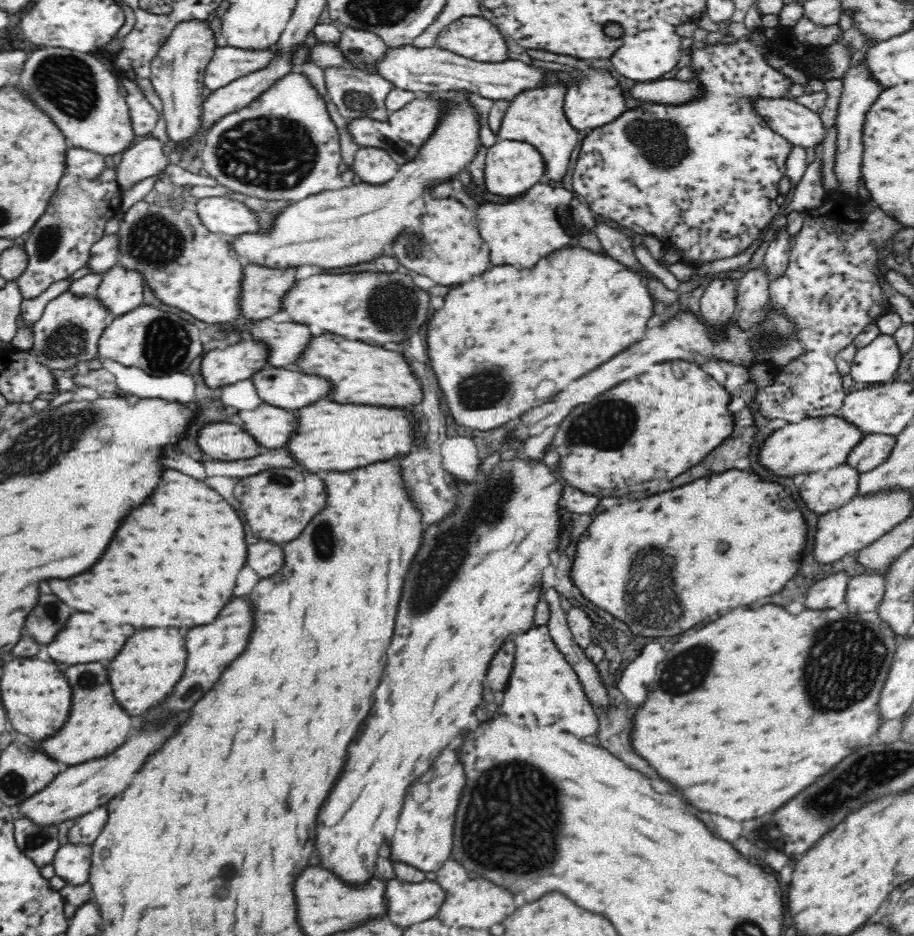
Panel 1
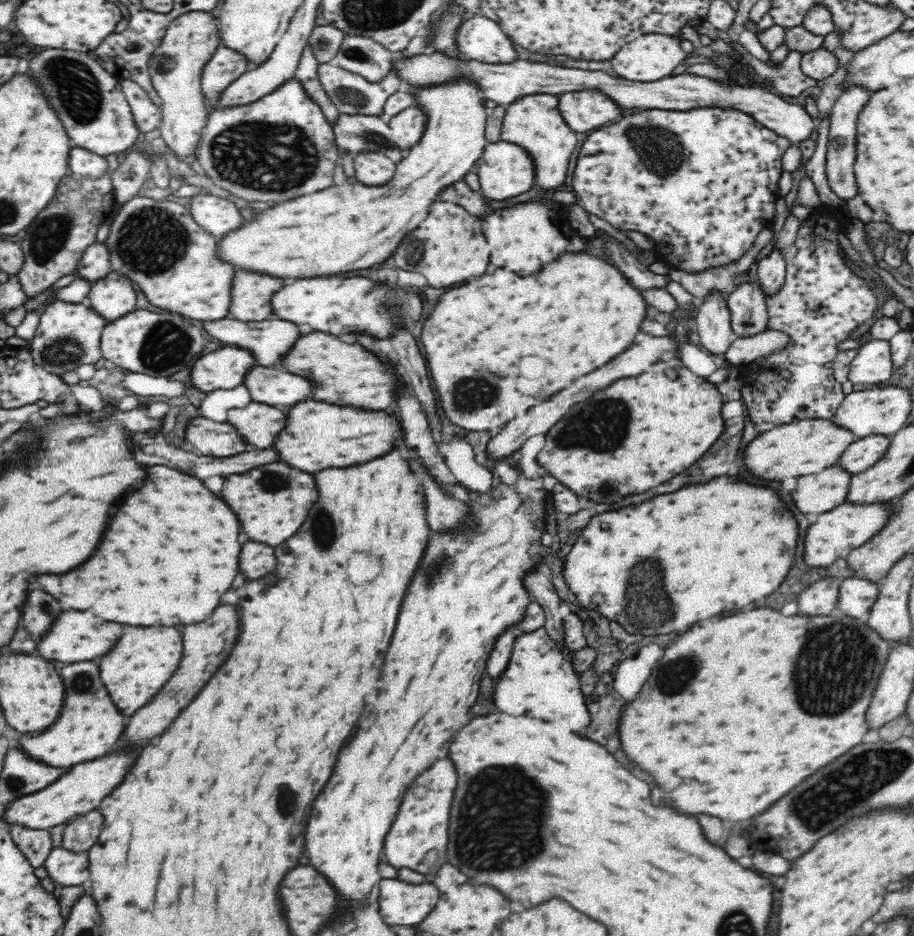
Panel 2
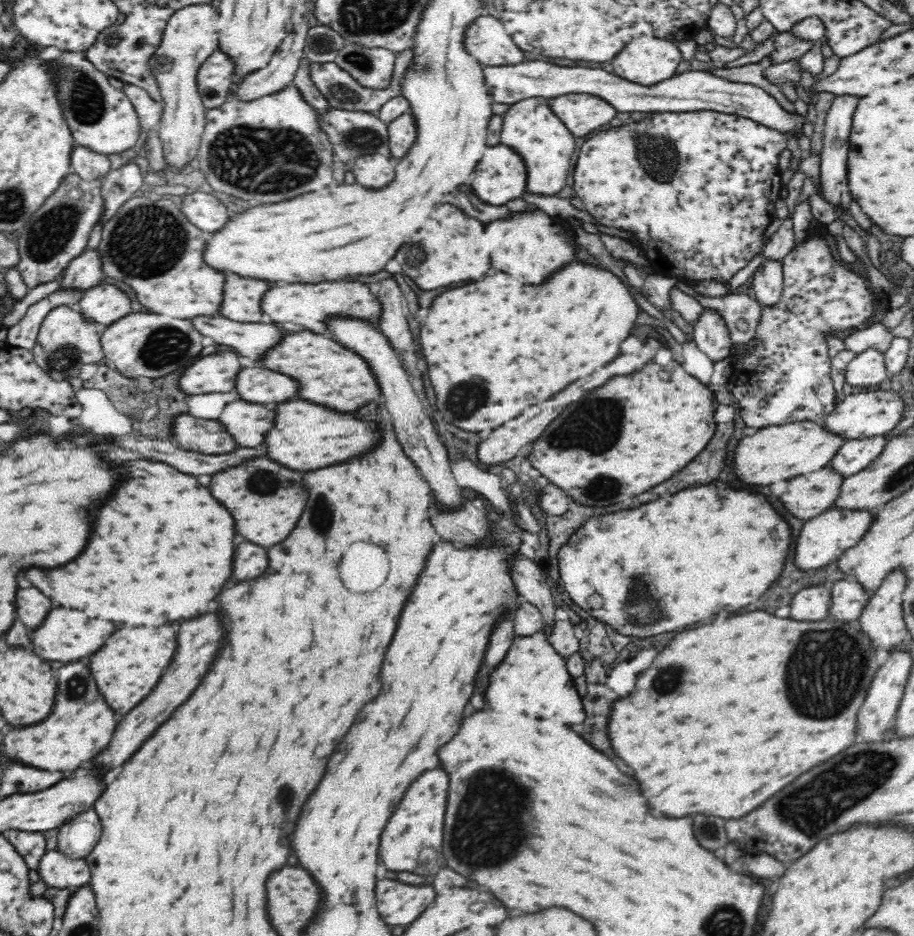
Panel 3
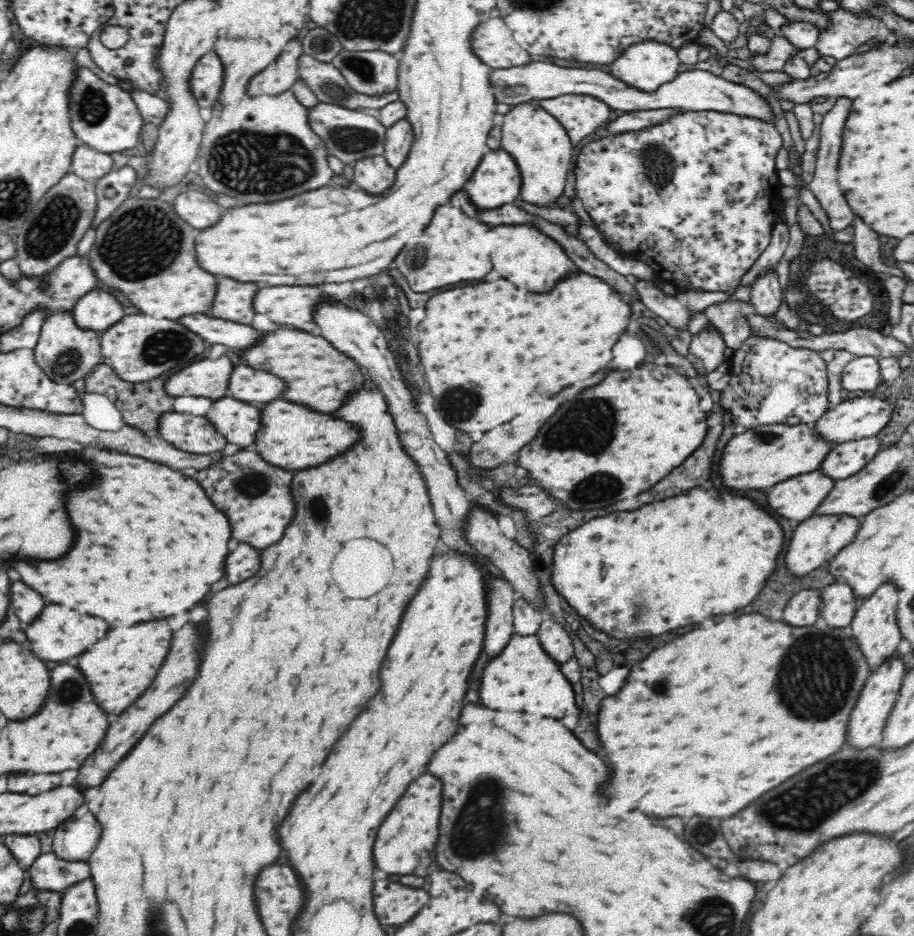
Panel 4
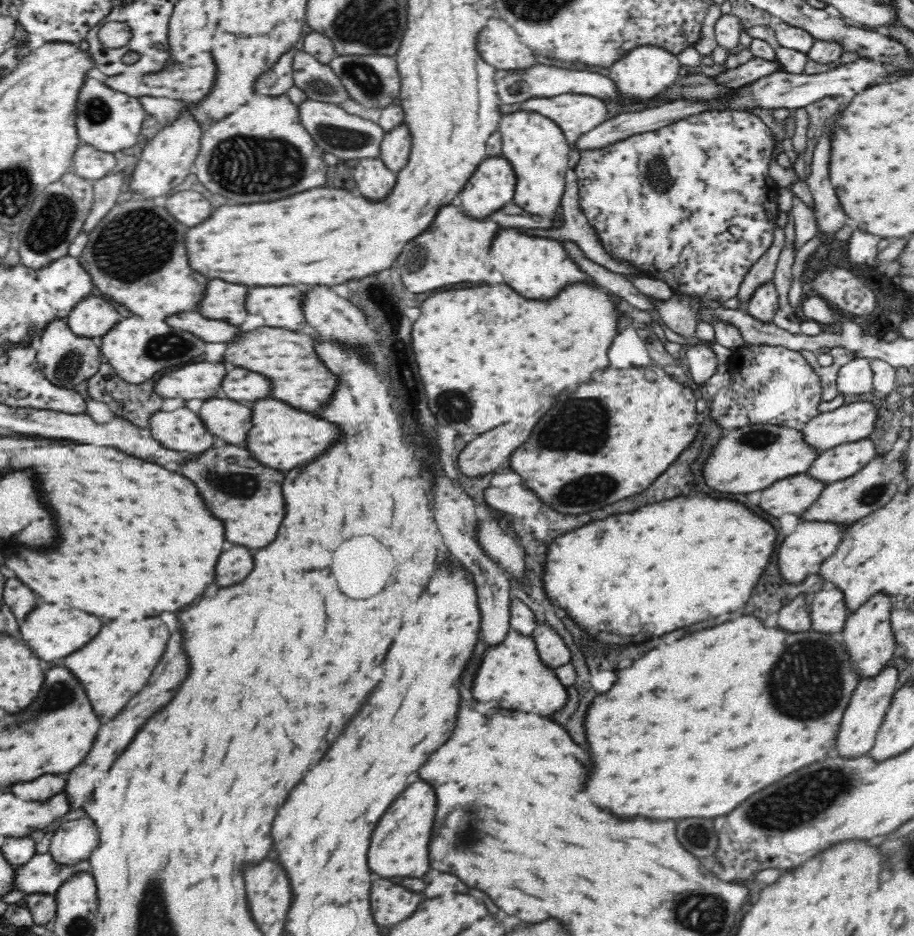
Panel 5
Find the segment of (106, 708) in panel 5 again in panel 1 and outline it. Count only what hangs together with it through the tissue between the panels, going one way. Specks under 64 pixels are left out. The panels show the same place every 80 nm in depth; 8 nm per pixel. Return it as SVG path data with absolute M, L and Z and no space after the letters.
M148 628L134 632L122 652L108 662L108 676L114 688L114 696L130 716L138 716L172 692L174 684L180 680L186 666L186 646L184 638L176 628Z

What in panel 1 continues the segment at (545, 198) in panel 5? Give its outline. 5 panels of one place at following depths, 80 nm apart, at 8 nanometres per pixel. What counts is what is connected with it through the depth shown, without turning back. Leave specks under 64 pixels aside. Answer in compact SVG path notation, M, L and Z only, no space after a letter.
M566 86L526 89L521 92L511 100L496 135L500 141L522 141L538 149L544 159L544 176L548 182L557 182L564 178L570 154L578 144L578 131L572 127L564 114L564 94L566 94Z

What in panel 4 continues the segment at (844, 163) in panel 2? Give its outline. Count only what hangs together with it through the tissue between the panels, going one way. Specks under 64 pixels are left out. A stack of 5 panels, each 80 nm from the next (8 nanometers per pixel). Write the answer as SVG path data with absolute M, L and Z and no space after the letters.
M845 97L834 100L832 110L824 115L821 122L821 133L819 136L818 152L816 152L814 176L808 184L808 188L812 194L818 199L822 209L826 213L829 226L832 230L844 230L846 226L850 226L854 214L850 210L850 206L846 204L842 192L838 190L836 184L836 166L838 166L838 156L840 156L840 144L842 144L842 130L844 130L844 120L850 112L852 101L847 100Z

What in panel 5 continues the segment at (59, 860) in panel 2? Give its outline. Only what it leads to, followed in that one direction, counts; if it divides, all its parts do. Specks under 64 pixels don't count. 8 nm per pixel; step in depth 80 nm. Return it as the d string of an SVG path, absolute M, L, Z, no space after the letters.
M35 853L26 864L14 867L14 882L12 890L19 890L24 894L44 893L54 895L56 890L66 882L74 872L92 872L90 860L81 860L74 866L64 866L47 854Z

